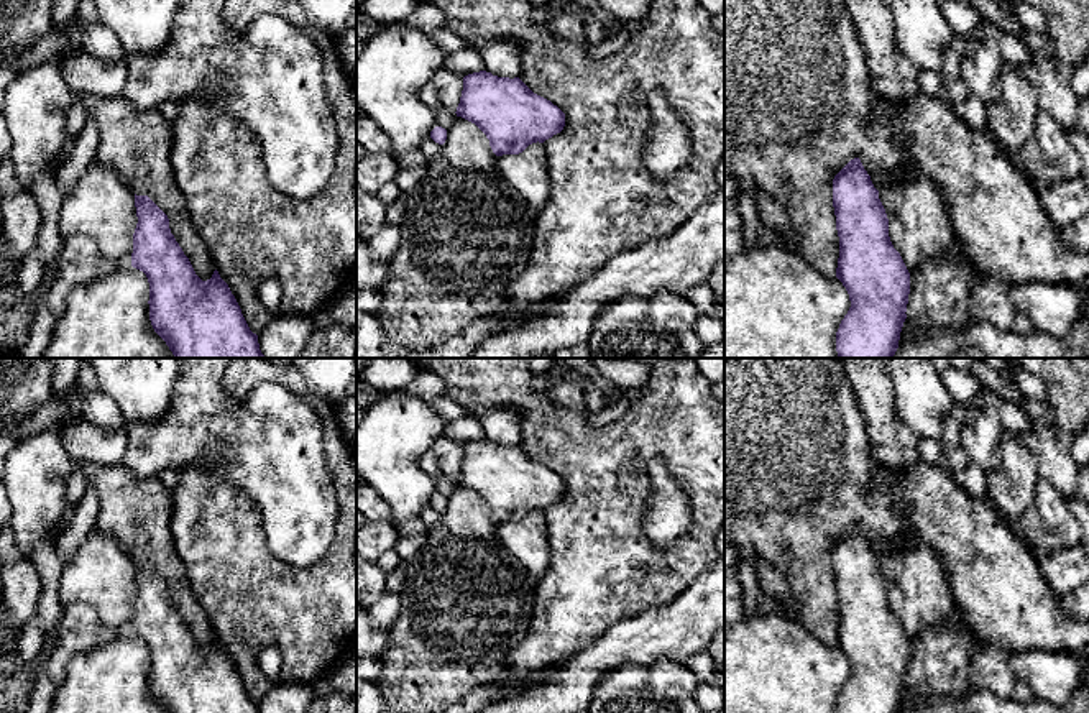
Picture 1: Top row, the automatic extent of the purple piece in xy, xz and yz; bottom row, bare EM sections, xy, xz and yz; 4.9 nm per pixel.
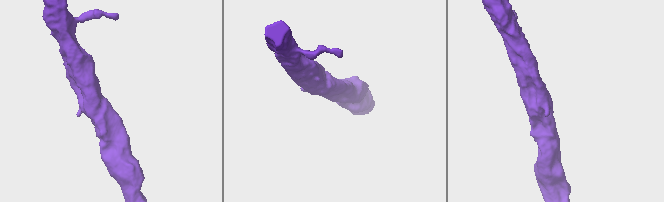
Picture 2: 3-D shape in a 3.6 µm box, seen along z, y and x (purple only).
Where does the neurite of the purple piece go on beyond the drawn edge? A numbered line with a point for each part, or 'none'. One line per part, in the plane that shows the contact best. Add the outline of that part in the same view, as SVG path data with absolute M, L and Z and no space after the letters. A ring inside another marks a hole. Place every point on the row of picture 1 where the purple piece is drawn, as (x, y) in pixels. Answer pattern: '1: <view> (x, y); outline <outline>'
none

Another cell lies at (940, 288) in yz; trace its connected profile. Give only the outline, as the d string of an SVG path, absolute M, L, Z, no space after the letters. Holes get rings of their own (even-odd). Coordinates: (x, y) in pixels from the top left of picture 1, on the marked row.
M954 238L948 251L928 258L910 274L910 294L907 319L918 329L961 329L969 322L967 304L977 266L967 258L966 251Z

